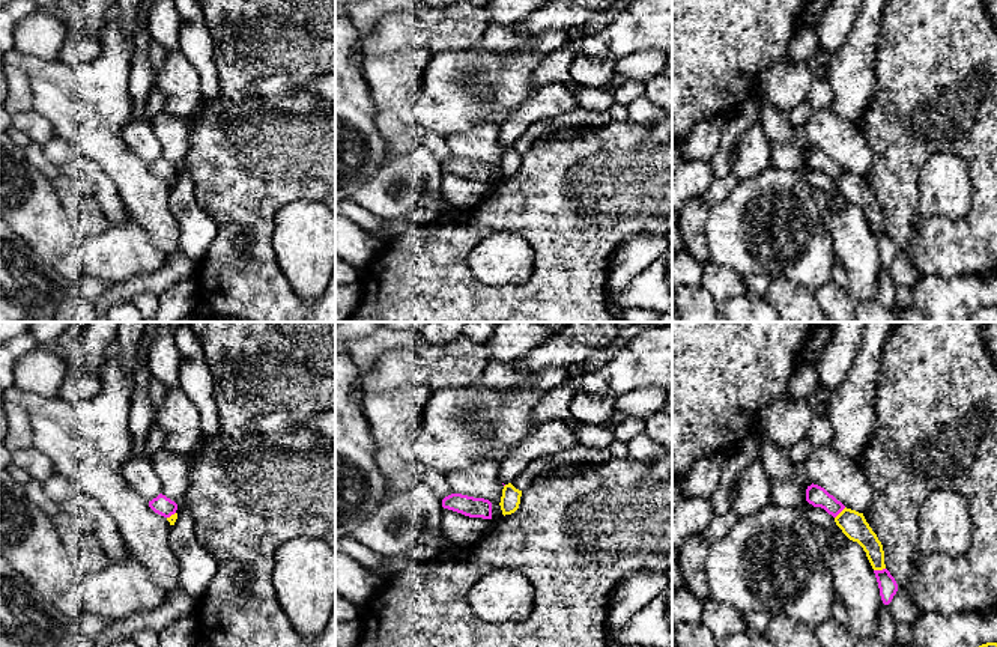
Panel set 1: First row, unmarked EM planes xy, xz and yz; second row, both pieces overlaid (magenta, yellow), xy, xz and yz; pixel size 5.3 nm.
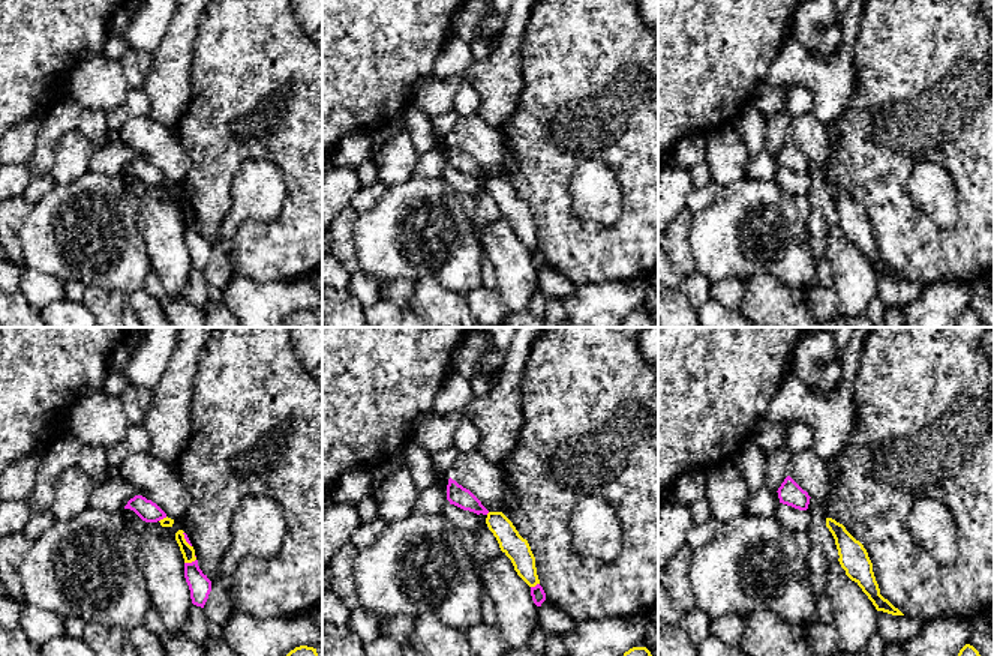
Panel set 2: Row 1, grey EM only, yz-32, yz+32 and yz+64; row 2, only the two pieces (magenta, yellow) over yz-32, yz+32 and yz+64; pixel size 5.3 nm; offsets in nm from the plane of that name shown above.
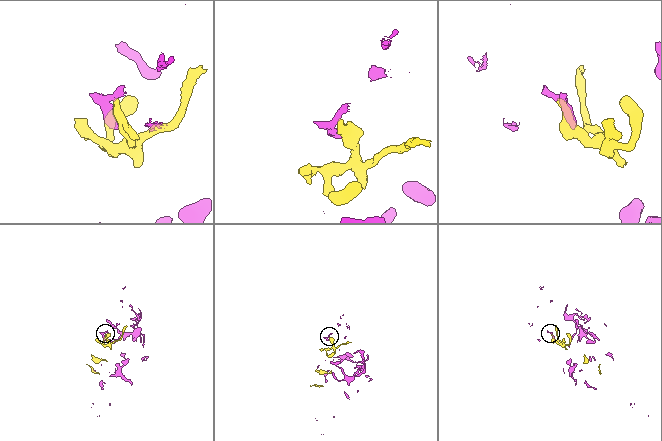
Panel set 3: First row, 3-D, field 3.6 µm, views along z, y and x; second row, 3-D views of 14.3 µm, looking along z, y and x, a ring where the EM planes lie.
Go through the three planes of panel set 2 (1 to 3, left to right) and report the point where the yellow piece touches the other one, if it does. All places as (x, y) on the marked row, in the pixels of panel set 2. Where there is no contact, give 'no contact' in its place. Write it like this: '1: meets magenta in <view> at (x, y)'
1: meets magenta in yz-32 at (192, 562)
2: meets magenta in yz+32 at (535, 586)
3: no contact

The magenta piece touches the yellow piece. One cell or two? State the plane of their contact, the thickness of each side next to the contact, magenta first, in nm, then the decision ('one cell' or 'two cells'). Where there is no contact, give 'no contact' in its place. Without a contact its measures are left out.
meets magenta in yz; 100 nm thick on the magenta side, 130 nm on the other; two cells

